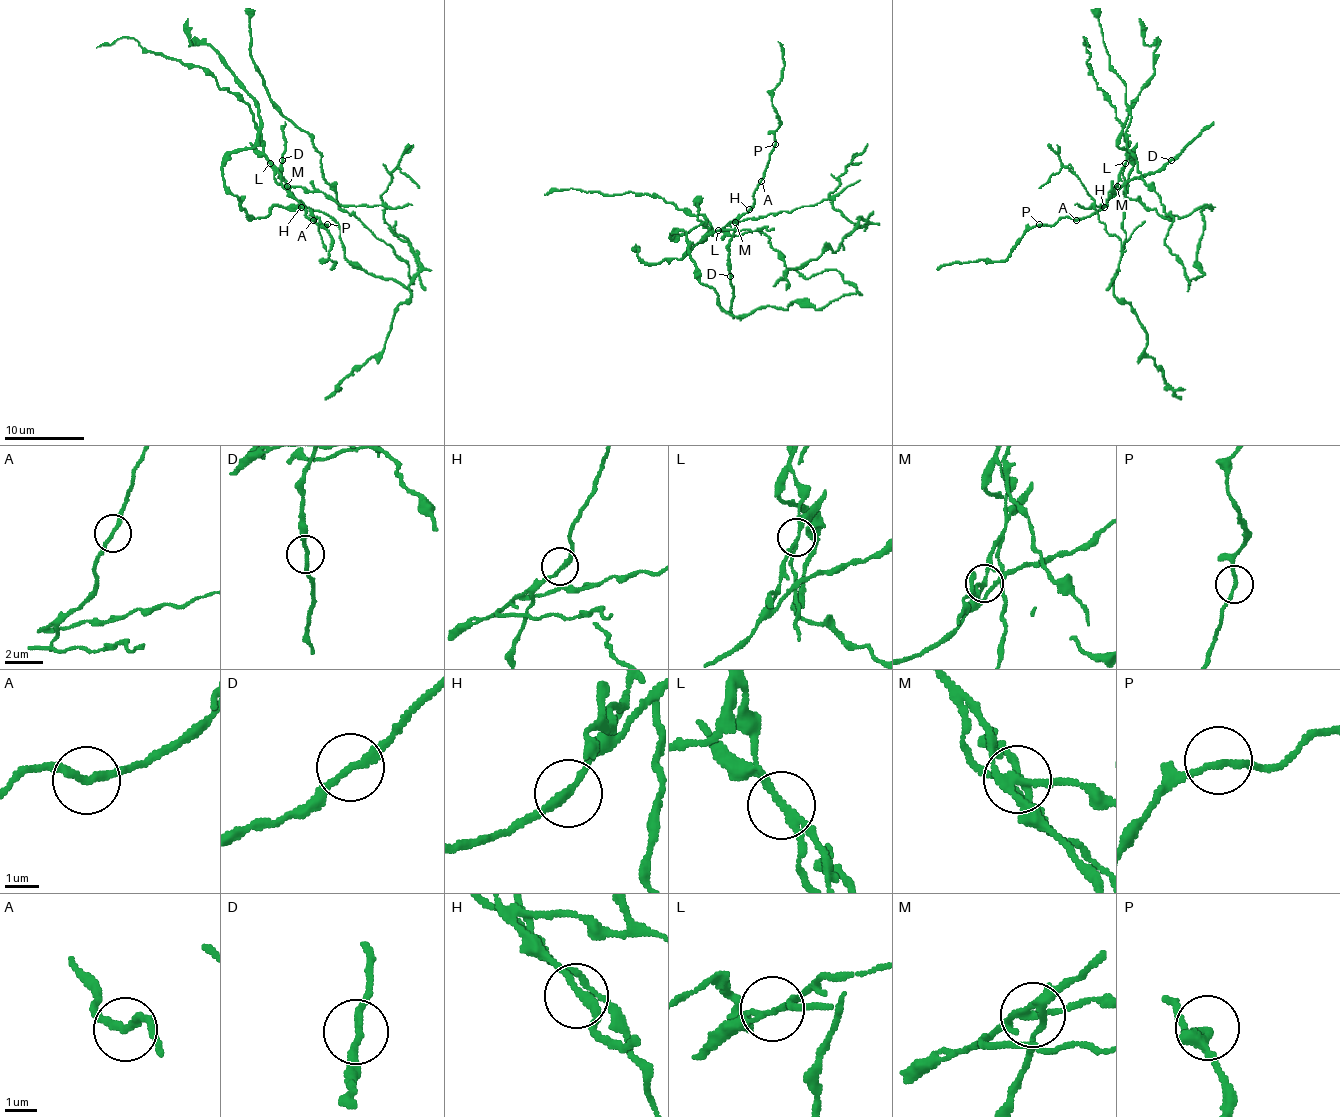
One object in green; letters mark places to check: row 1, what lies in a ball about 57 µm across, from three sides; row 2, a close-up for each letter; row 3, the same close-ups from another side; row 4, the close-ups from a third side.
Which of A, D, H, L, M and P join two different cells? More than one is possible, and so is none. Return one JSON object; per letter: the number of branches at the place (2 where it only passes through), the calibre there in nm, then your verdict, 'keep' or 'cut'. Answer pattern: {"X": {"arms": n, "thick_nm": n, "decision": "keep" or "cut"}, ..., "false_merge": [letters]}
{"A": {"arms": 2, "thick_nm": 200, "decision": "keep"}, "D": {"arms": 2, "thick_nm": 200, "decision": "keep"}, "H": {"arms": 2, "thick_nm": 240, "decision": "keep"}, "L": {"arms": 2, "thick_nm": 200, "decision": "cut"}, "M": {"arms": 4, "thick_nm": 240, "decision": "cut"}, "P": {"arms": 2, "thick_nm": 180, "decision": "keep"}, "false_merge": ["L", "M"]}

